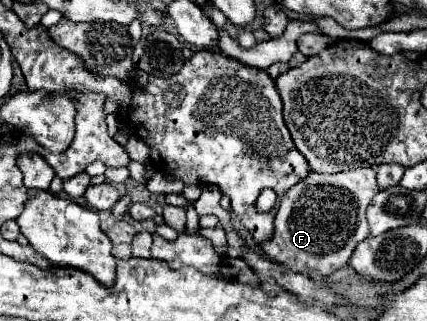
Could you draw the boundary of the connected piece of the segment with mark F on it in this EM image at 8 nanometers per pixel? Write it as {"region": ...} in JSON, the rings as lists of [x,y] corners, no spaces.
{"region":[[[363,167],[363,169],[351,169],[351,171],[343,171],[337,175],[321,175],[321,173],[309,173],[309,177],[305,181],[299,181],[295,187],[291,187],[281,203],[279,203],[279,211],[275,215],[275,235],[271,241],[261,243],[261,249],[273,259],[279,261],[283,265],[287,265],[291,271],[297,273],[307,273],[309,269],[313,271],[313,275],[321,275],[321,277],[329,277],[333,271],[337,271],[339,267],[347,265],[347,261],[351,259],[355,247],[369,235],[369,227],[367,227],[367,217],[365,217],[365,209],[371,203],[371,199],[377,195],[379,187],[377,187],[377,179],[375,179],[375,169],[373,167]]]}

